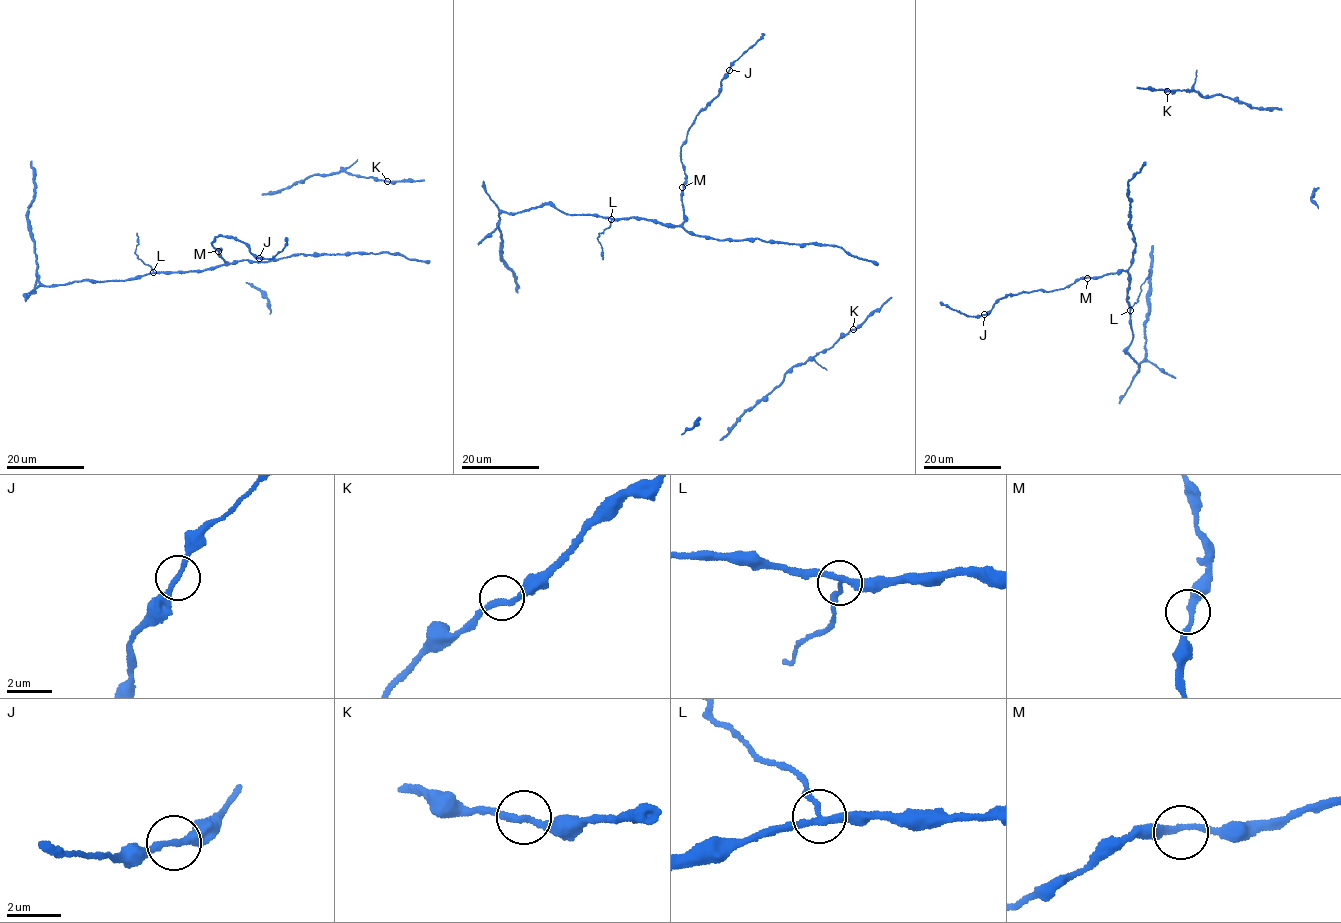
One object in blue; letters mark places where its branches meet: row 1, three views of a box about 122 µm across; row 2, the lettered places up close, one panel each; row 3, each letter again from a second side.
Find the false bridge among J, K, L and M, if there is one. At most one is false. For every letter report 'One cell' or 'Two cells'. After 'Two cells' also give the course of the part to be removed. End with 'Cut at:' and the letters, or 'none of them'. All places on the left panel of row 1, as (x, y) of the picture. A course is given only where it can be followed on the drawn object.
J: One cell
K: One cell
L: Two cells. Course of the part to remove: (153, 272), (135, 253), (137, 233)
M: One cell
Cut at: L

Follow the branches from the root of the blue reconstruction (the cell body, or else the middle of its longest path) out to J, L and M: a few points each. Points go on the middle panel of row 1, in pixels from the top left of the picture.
J: (818, 246), (757, 238), (707, 239), (683, 226), (686, 177), (680, 148), (729, 70)
L: (818, 246), (771, 243), (757, 238), (707, 239), (690, 235), (680, 225), (666, 226), (634, 217), (611, 219)
M: (818, 246), (771, 243), (757, 238), (707, 239), (690, 235), (683, 226), (682, 187)

